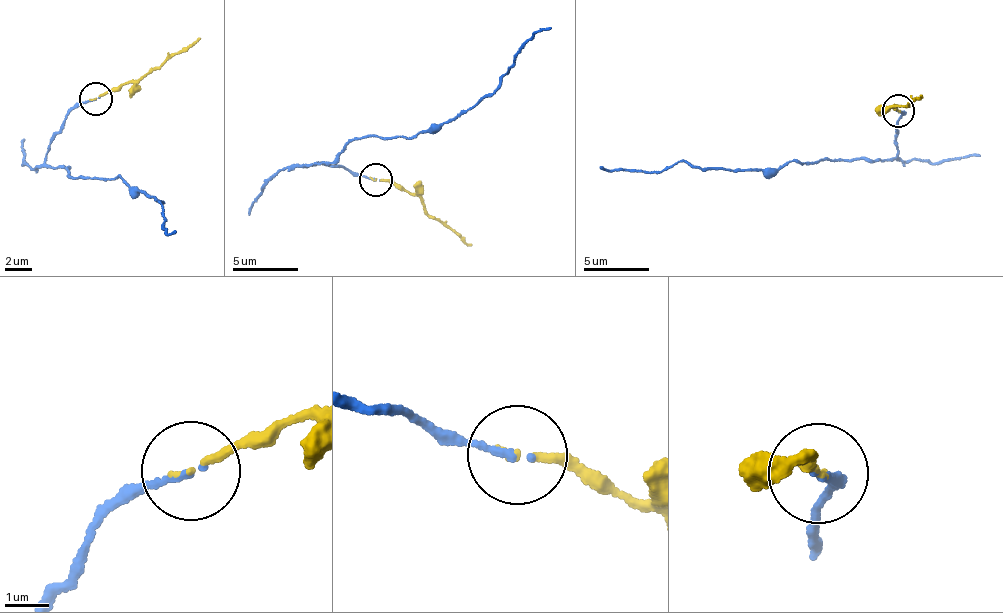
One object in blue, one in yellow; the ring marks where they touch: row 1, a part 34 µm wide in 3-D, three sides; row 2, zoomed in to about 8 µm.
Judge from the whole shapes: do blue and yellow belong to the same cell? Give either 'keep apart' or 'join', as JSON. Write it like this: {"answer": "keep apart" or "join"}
{"answer": "keep apart"}

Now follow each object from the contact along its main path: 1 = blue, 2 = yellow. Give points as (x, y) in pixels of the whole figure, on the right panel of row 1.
1: (898, 109), (900, 151), (891, 158), (733, 173), (680, 160), (662, 170), (601, 166)
2: (898, 109), (895, 107), (907, 107), (922, 95)

